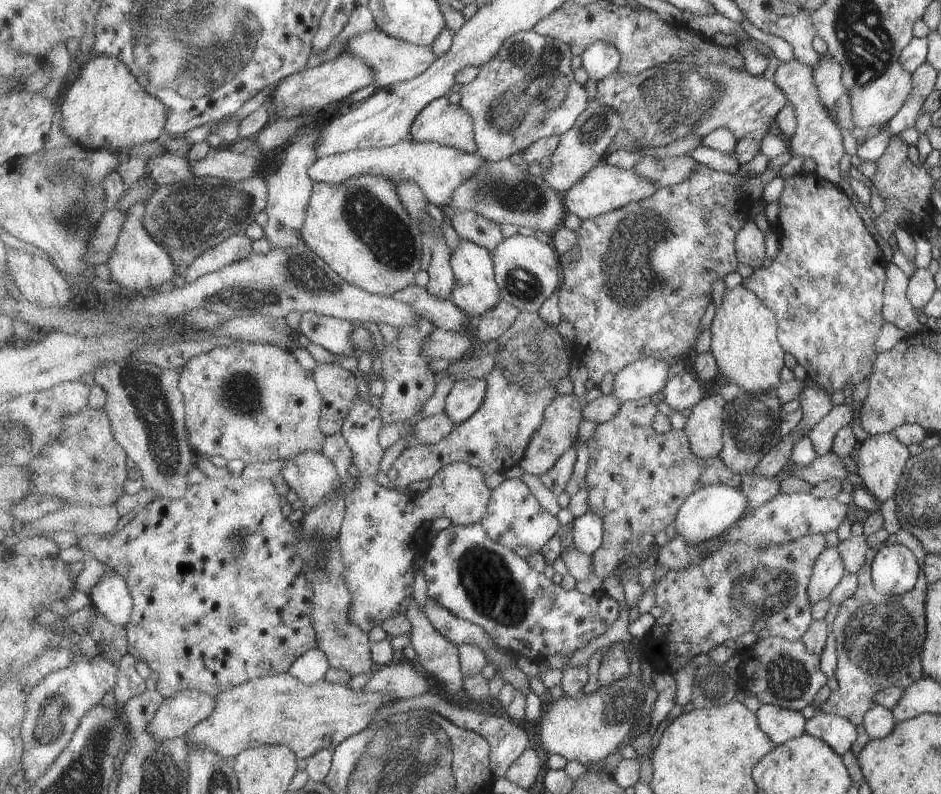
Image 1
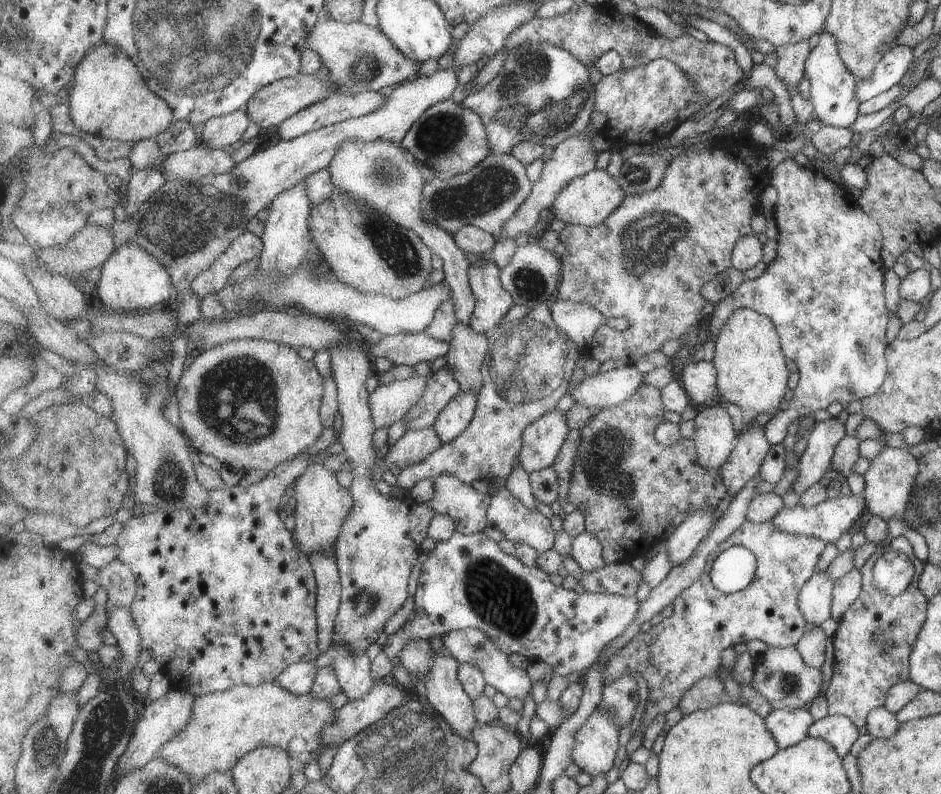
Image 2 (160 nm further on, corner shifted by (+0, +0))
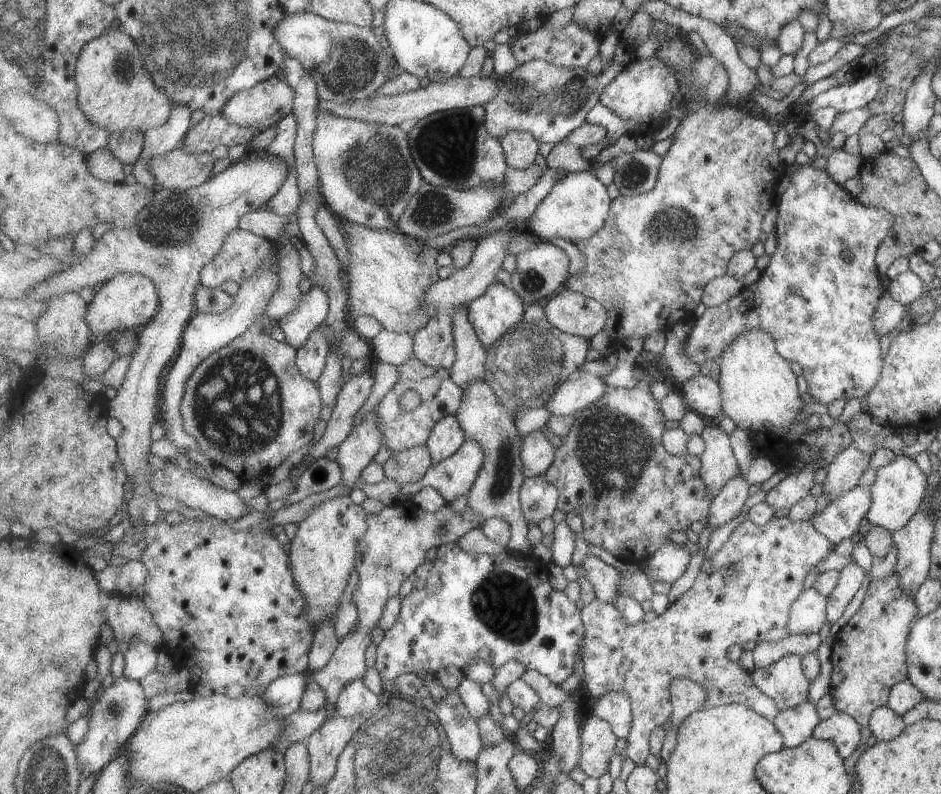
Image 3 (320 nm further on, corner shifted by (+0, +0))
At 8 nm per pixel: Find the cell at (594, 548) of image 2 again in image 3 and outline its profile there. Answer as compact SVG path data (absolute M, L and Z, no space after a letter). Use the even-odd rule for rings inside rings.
M592 554L587 556L584 569L586 572L585 578L593 586L596 597L604 602L614 604L615 598L621 595L619 592L621 572Z

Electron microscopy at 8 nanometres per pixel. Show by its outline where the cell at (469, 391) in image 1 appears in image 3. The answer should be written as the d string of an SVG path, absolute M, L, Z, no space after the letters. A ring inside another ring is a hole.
M449 414L441 418L431 432L428 446L434 464L448 460L455 452L460 451L461 446L467 441L465 430L461 426L460 417L457 414Z

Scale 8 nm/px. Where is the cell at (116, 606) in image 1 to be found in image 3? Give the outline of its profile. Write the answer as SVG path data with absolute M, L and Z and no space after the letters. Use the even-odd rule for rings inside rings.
M134 639L124 653L126 668L124 677L133 680L143 680L145 676L157 668L157 650Z

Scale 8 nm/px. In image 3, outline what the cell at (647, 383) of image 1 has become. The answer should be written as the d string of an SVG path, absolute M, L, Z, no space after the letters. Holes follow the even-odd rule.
M578 369L559 386L544 408L553 412L553 415L576 415L589 408L593 402L600 402L605 398L609 385L603 382L602 377Z

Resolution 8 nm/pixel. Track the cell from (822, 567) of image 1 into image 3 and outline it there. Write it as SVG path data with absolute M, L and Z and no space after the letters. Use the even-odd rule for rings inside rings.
M811 586L795 598L789 608L787 630L789 635L817 633L826 622L826 597Z

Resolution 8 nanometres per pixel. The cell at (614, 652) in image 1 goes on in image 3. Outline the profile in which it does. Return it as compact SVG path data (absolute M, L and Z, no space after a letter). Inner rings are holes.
M609 692L609 695L599 698L593 707L592 715L609 722L618 738L627 740L632 732L633 704L631 696L625 692Z

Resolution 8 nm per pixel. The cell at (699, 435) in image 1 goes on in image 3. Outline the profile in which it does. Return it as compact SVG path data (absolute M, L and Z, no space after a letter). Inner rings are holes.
M717 421L707 422L702 438L705 440L706 450L705 454L700 457L701 476L709 486L709 490L713 492L713 496L717 497L719 492L727 486L729 480L739 474L740 465L735 458L729 434L725 434L717 426Z

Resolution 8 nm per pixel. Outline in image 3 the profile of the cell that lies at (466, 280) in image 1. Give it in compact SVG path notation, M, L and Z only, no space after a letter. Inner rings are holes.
M495 282L483 296L468 304L468 308L479 339L483 345L491 346L524 321L527 307L514 289Z

